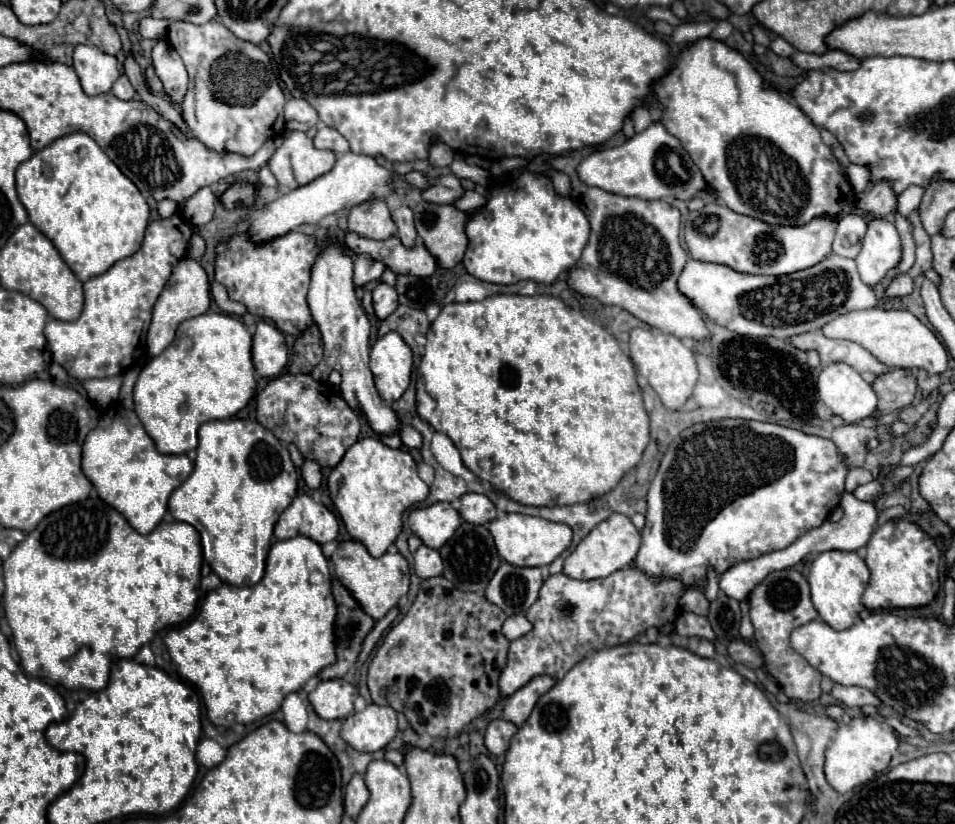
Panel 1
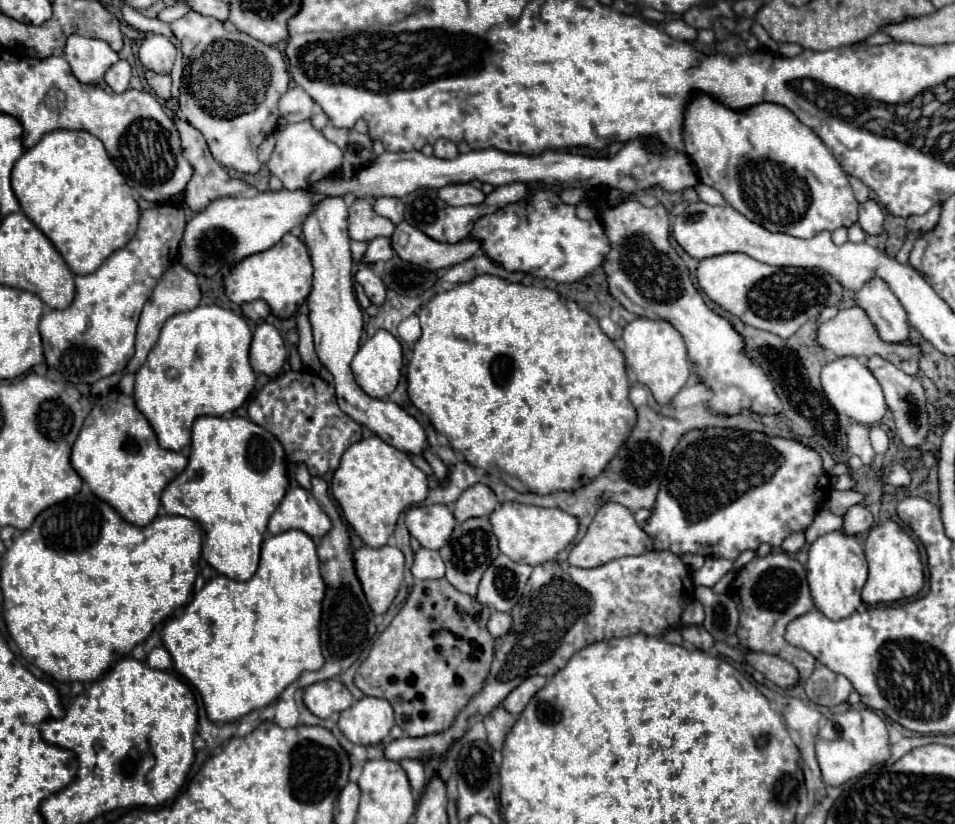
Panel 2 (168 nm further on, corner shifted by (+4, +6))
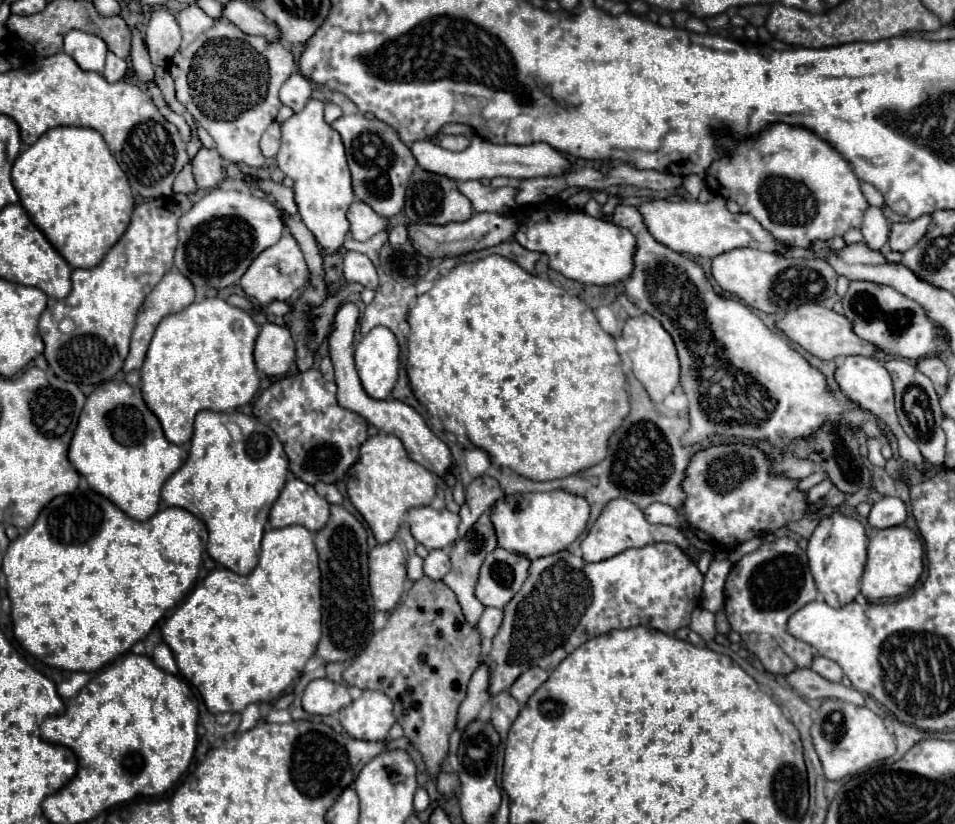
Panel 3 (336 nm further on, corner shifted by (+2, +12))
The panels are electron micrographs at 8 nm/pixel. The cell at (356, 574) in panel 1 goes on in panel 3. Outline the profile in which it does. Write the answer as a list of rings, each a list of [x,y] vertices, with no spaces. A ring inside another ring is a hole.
[[[396,540],[378,544],[368,554],[368,566],[374,608],[390,612],[404,592],[406,552]]]

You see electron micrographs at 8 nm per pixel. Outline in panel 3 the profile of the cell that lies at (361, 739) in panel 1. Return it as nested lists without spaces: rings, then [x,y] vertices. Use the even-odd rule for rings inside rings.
[[[362,690],[362,696],[340,710],[342,728],[356,740],[386,740],[390,726],[396,722],[392,700],[378,690]]]

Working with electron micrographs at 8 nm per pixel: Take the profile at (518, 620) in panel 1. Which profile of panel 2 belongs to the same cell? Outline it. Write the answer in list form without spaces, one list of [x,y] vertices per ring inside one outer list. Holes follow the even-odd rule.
[[[494,612],[488,622],[488,630],[494,638],[508,634],[512,630],[512,616],[508,612]]]

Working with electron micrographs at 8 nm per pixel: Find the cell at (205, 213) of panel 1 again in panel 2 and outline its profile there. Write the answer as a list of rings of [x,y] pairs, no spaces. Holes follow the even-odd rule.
[[[174,116],[174,124],[180,132],[180,138],[182,138],[182,152],[184,152],[184,158],[194,166],[194,176],[192,180],[188,182],[186,186],[186,194],[184,194],[184,202],[188,204],[190,210],[194,212],[200,212],[204,210],[210,202],[218,200],[218,198],[224,198],[224,196],[236,196],[238,192],[246,192],[250,186],[246,186],[242,180],[236,180],[236,178],[230,178],[228,172],[212,158],[210,150],[208,150],[208,144],[204,140],[204,136],[194,128],[190,126],[186,120],[182,120],[180,116]]]

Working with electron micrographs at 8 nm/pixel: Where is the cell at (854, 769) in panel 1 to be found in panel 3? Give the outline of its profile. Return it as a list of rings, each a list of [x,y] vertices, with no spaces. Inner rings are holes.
[[[824,700],[820,708],[814,712],[812,720],[814,720],[810,728],[812,742],[822,762],[824,776],[828,780],[842,780],[844,776],[856,774],[858,770],[870,766],[872,762],[886,760],[896,752],[894,736],[886,730],[884,720],[864,706],[860,708],[848,702]]]

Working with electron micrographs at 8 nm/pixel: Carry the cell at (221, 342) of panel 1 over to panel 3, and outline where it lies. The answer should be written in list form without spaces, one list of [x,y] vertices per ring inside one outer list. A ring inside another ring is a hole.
[[[205,298],[200,304],[192,304],[186,310],[164,318],[158,324],[140,370],[142,396],[148,408],[160,420],[164,434],[170,442],[184,444],[192,438],[196,412],[200,410],[234,412],[254,398],[260,386],[252,356],[256,336],[258,336],[258,326],[252,320],[252,316],[240,308],[230,306],[221,298]]]

